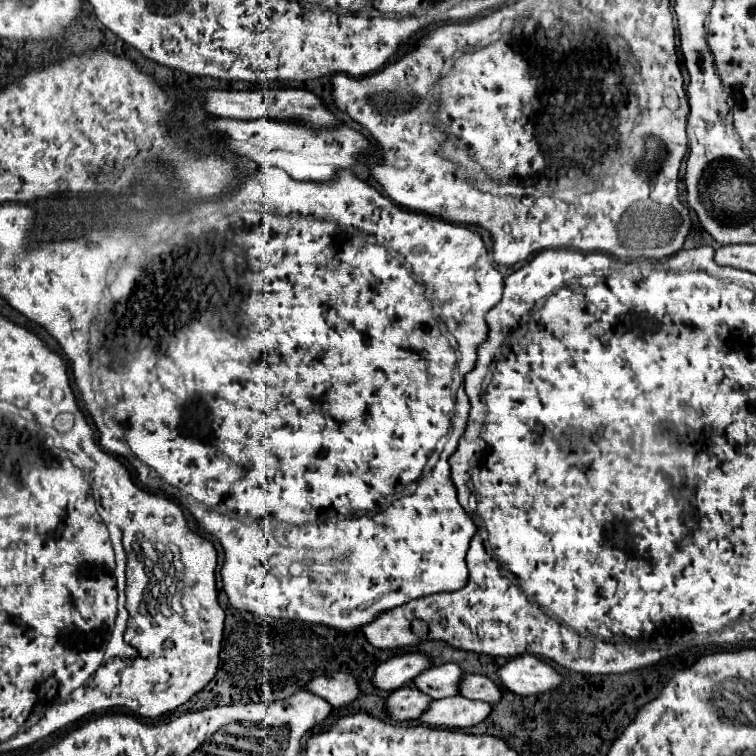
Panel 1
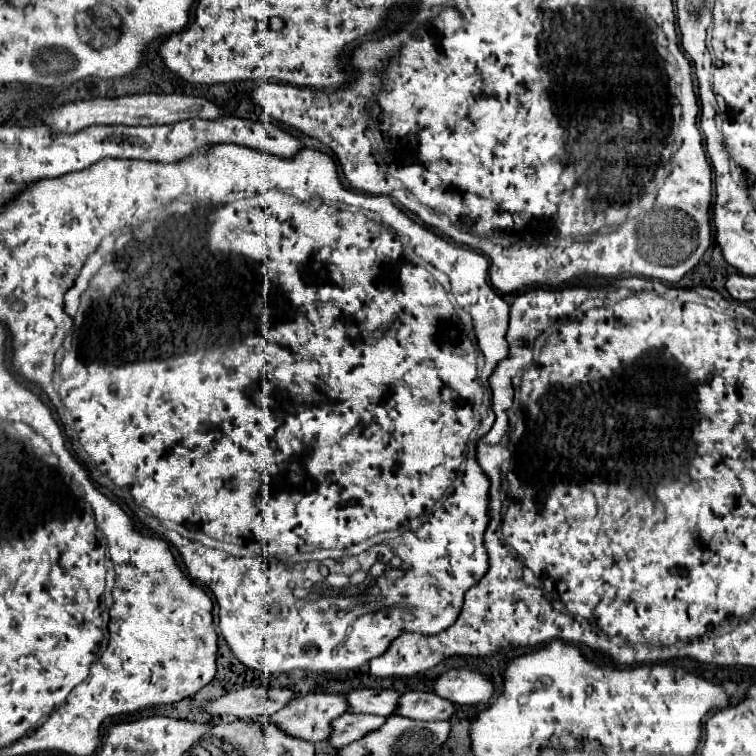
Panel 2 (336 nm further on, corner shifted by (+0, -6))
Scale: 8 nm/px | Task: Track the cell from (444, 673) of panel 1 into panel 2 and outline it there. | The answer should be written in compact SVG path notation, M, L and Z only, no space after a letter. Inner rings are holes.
M364 688L364 690L352 690L348 692L348 704L352 706L350 712L368 712L368 714L382 714L390 716L394 714L400 692L396 690L378 690L378 688Z

